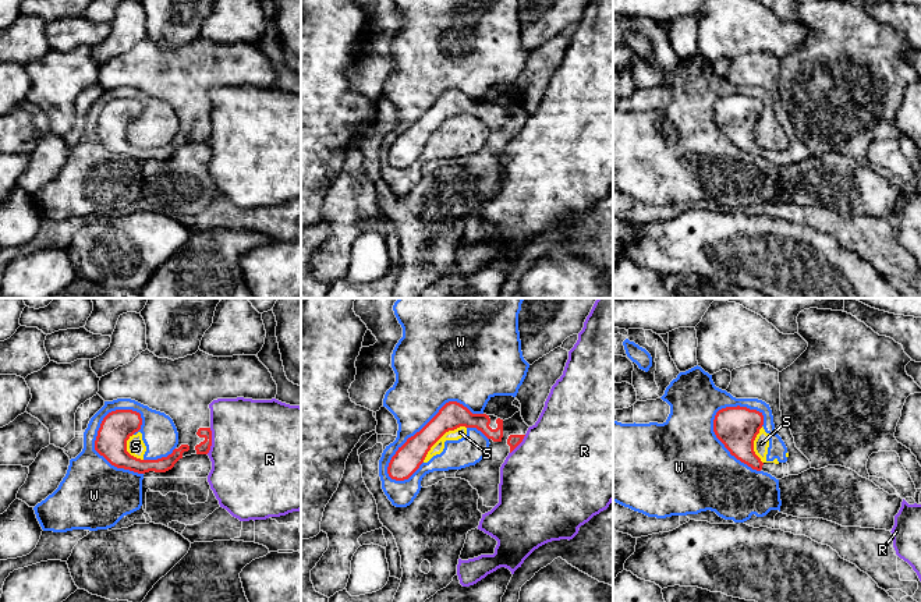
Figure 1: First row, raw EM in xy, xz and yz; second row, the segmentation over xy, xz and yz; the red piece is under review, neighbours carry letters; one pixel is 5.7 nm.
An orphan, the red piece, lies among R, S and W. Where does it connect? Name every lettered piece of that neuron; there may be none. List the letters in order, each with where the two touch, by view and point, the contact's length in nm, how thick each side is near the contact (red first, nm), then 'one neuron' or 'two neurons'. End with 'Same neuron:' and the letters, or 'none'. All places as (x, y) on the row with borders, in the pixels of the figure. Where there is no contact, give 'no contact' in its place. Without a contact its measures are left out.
R: xy (211, 441) | 150 nm | 70/500 nm | two neurons
S: xz (440, 436) | 320 nm | 160/70 nm | two neurons
W: xz (428, 422) | 650 nm | 160/360 nm | two neurons
Same neuron: none

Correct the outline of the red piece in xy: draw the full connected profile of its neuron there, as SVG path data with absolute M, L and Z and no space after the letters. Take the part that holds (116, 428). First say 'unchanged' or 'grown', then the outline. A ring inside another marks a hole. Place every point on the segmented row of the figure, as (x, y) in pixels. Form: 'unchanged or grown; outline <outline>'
grown; outline M145 350L131 362L102 376L98 394L105 401L131 399L164 412L173 419L178 432L178 445L173 453L157 460L141 460L127 452L127 440L141 429L141 414L132 410L116 410L103 418L95 440L95 450L117 468L145 474L149 471L166 472L185 456L209 453L212 446L209 404L213 400L237 397L272 400L277 394L277 385L256 355L213 357L198 350L192 355L173 361L159 358Z

